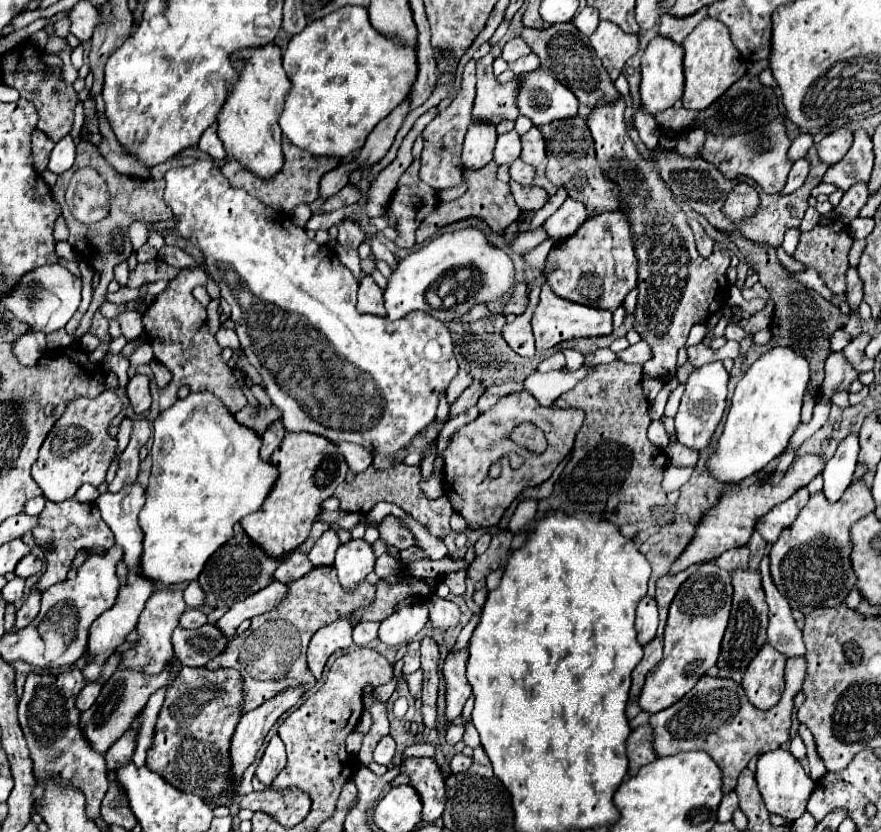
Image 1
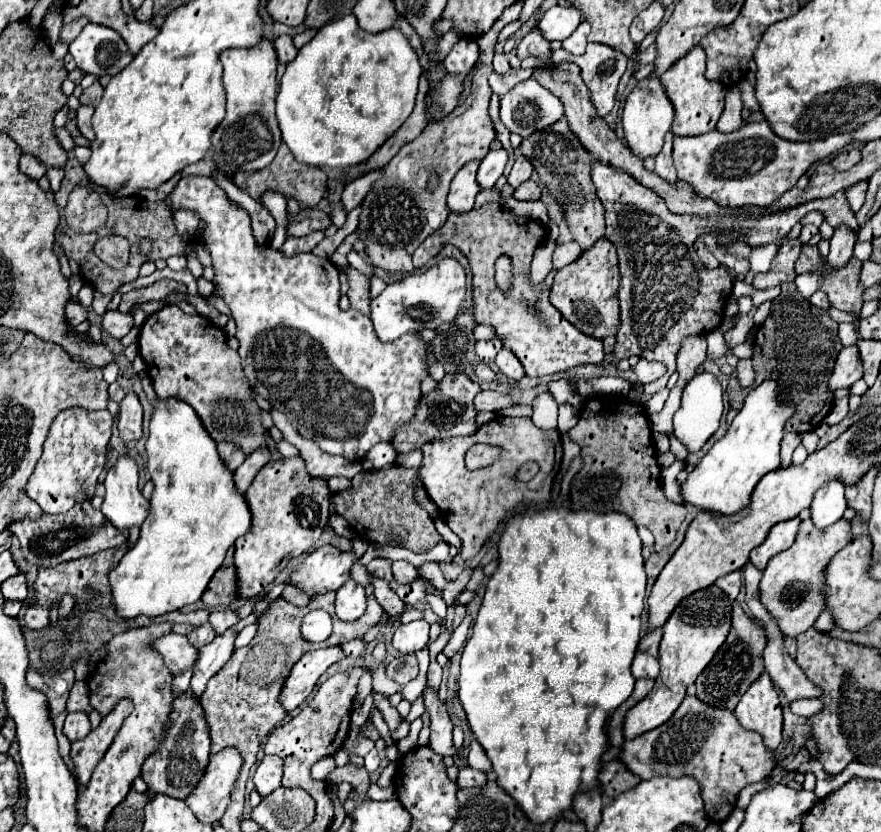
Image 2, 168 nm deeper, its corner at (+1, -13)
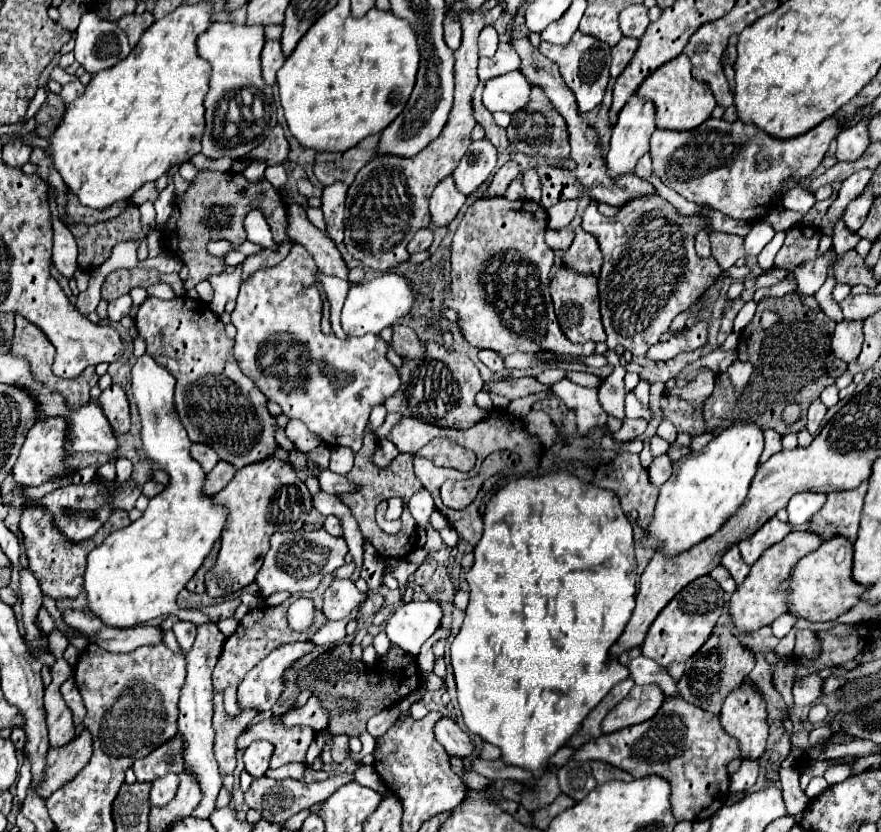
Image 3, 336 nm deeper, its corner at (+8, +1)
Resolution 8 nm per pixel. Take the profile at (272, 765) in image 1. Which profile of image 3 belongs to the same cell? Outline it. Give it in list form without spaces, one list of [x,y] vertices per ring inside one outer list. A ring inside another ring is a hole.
[[[257,740],[253,742],[247,750],[245,750],[245,756],[243,756],[243,762],[245,762],[245,770],[253,776],[253,778],[259,778],[267,772],[269,768],[269,758],[273,754],[273,746],[265,740]]]

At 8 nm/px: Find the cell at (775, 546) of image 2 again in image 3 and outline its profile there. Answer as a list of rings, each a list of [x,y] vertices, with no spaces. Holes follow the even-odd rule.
[[[773,516],[771,520],[767,520],[767,524],[763,524],[747,542],[739,542],[739,550],[743,560],[751,566],[753,562],[757,562],[757,558],[773,544],[777,544],[779,540],[783,540],[791,530],[789,522],[781,522],[777,516]]]

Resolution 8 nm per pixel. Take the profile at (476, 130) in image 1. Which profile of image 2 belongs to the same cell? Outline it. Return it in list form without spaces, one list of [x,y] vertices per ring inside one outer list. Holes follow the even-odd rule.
[[[480,162],[466,164],[466,168],[462,168],[458,176],[454,176],[450,184],[450,194],[448,194],[450,214],[466,214],[474,208],[474,198],[480,192],[478,182],[474,180],[474,172],[478,170],[478,164]]]

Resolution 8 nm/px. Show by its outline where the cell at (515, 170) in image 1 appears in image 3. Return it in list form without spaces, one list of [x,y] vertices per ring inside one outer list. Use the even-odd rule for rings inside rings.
[[[525,170],[523,172],[523,186],[525,186],[527,198],[533,200],[533,202],[539,202],[539,198],[541,198],[541,182],[539,182],[539,176],[537,176],[535,170]]]

